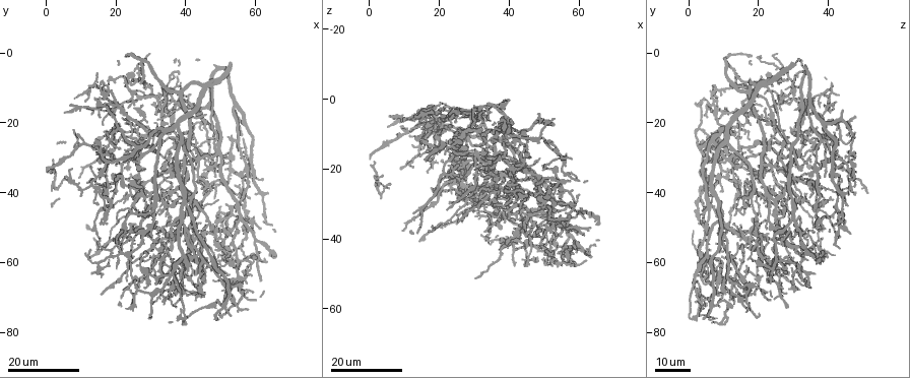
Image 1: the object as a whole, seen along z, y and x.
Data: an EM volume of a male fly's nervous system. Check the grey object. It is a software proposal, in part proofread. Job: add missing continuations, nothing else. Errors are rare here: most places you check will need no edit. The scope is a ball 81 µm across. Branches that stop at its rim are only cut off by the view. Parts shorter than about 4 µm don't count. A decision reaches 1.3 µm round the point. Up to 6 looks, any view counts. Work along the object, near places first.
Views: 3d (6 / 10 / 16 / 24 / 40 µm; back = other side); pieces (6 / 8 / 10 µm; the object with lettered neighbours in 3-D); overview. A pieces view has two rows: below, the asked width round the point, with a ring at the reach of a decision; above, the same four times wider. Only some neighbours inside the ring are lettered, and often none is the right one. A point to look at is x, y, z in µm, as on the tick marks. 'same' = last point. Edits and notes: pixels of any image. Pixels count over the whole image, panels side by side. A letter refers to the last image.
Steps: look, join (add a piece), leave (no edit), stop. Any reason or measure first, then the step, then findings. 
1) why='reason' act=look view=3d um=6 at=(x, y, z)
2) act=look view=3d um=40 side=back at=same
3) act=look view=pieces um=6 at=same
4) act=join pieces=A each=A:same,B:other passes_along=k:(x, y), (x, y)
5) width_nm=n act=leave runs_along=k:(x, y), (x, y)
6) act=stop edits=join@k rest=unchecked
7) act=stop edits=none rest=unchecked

why='free end' act=look view=3d um=16 at=(49.5, 49.5, 44.5)

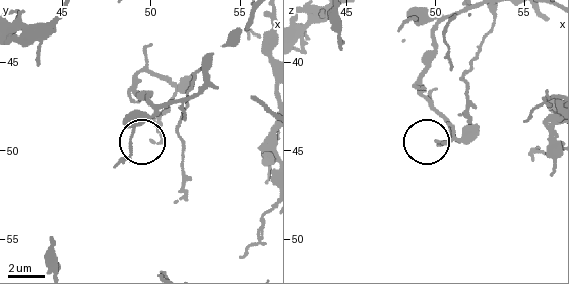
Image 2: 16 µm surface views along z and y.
act=look view=pieces um=8 at=(50.0, 49.5, 44.6)

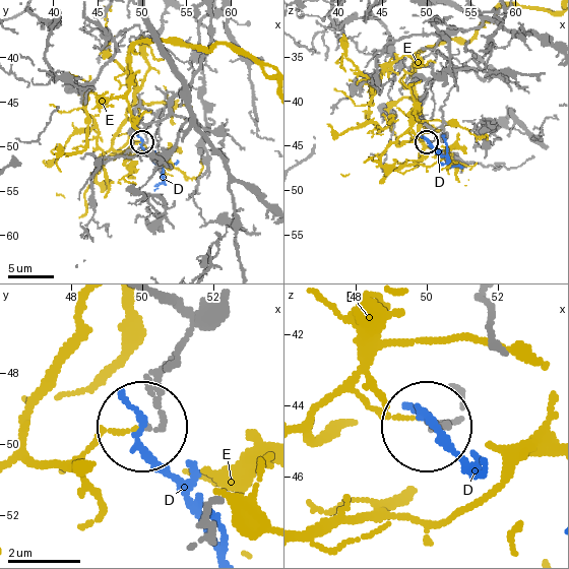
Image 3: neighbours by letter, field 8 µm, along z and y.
act=leave each=D:other,E:other runs_along=3:(170, 303), (185, 336), (142, 425) found='none of them fits'

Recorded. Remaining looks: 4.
why='free end' act=look view=3d um=16 at=(25.0, 31.0, 9.5)

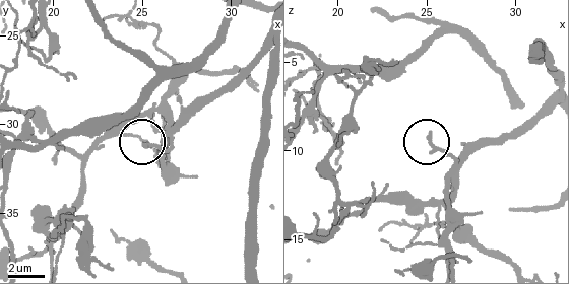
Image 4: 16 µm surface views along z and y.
act=look view=pieces um=6 at=(25.2, 31.2, 9.1)

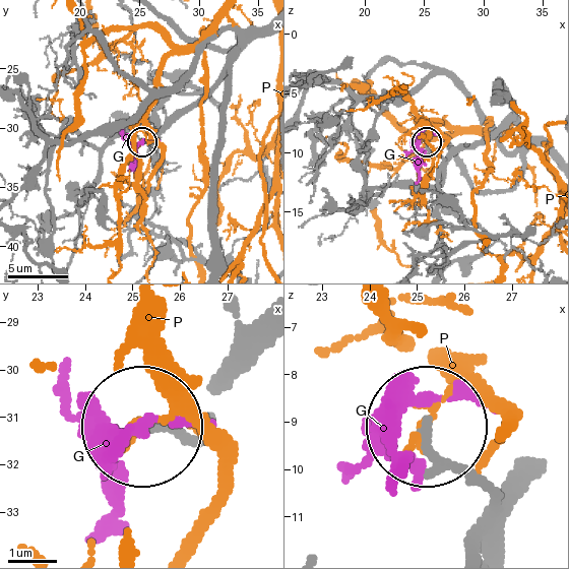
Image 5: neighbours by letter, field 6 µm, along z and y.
act=leave each=G:other,P:other found='no lettered piece goes on from it'

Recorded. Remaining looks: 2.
why='branch stops here' act=look view=3d um=24 at=(14.5, 13.5, 4.5)

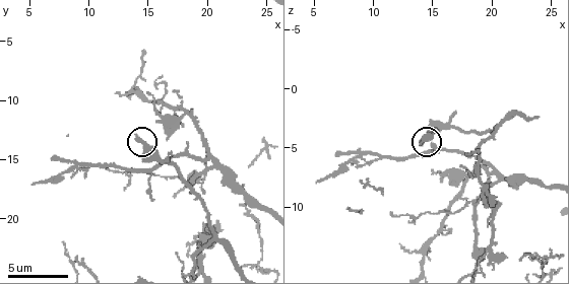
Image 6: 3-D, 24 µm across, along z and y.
act=look view=pieces um=6 at=same

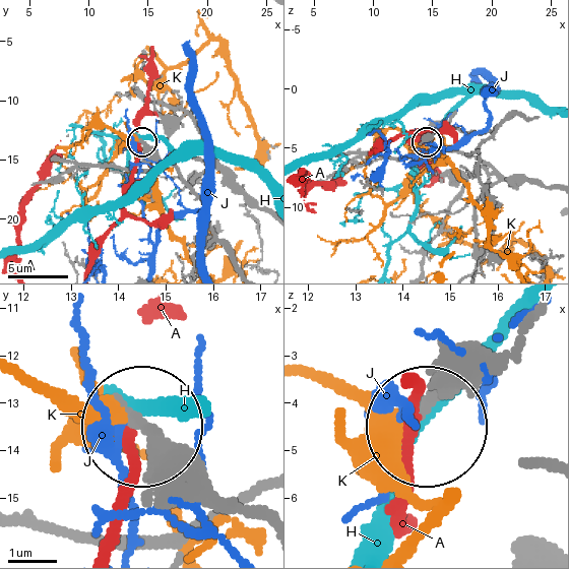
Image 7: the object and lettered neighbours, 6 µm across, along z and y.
act=leave each=A:other,H:other,J:other,K:other found='no lettered piece goes on from it'

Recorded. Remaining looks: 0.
act=stop edits=none rest=unchecked

